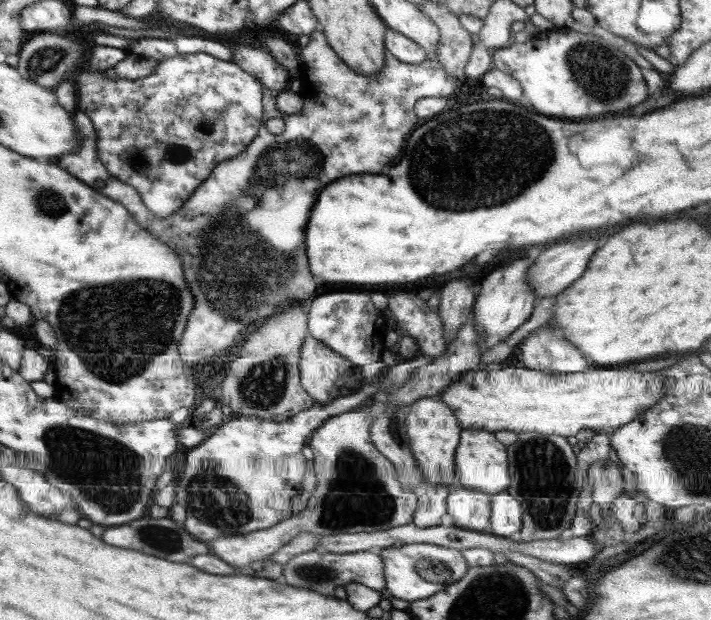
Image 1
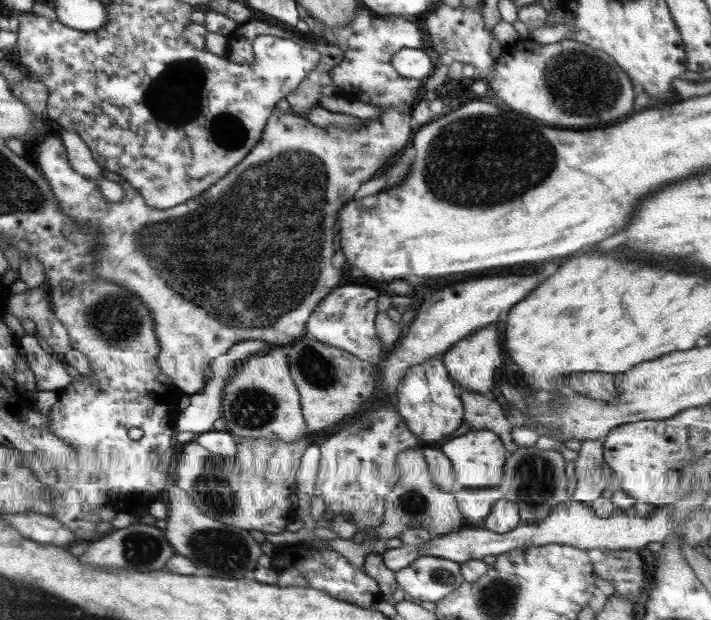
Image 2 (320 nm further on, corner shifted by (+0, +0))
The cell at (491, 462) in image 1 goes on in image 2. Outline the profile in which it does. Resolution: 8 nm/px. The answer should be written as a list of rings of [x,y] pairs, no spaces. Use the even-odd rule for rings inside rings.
[[[472,430],[461,436],[446,441],[441,450],[450,459],[455,474],[455,480],[464,486],[464,489],[482,489],[490,486],[504,486],[506,448],[502,446],[500,438],[494,432]]]

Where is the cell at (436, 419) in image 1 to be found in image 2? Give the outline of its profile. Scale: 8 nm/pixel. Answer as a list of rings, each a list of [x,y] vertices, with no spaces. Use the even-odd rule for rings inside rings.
[[[436,356],[409,368],[397,386],[396,410],[406,421],[406,426],[423,446],[434,446],[446,435],[463,424],[463,402],[455,382],[450,378],[442,356]]]

